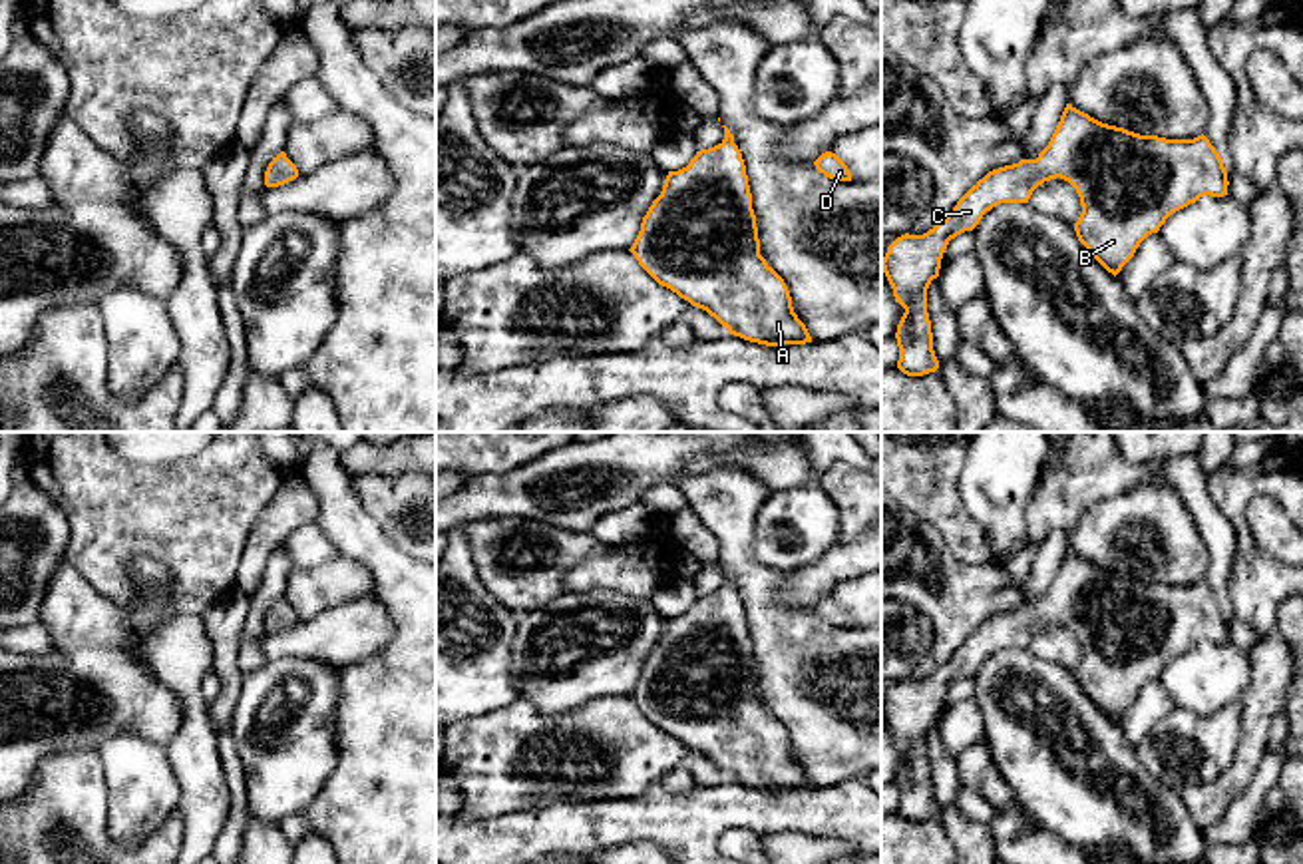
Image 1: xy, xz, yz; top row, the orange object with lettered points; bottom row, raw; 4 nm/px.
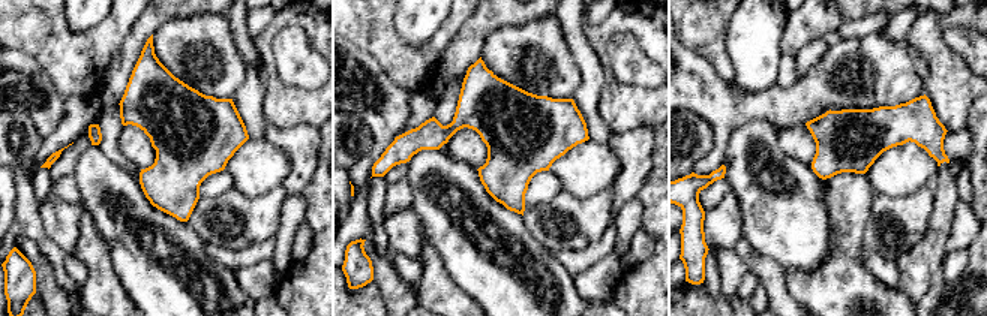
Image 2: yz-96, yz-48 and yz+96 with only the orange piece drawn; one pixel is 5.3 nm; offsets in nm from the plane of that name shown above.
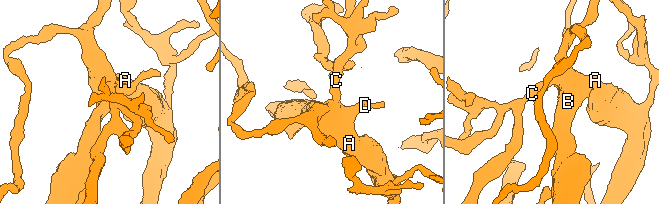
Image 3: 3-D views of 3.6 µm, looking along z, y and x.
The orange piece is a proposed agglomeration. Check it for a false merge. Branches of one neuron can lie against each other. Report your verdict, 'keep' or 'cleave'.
keep

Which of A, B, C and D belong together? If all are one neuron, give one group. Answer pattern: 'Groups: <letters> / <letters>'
Groups: A B C D

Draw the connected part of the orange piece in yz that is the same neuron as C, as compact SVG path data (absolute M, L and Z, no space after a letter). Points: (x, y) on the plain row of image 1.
M1066 549L1060 567L1036 605L1021 605L989 617L953 653L953 657L923 681L901 681L881 705L881 715L895 747L905 755L897 770L897 814L907 822L923 822L939 814L927 758L927 735L939 723L941 705L951 685L973 677L983 661L1001 649L1028 649L1032 637L1050 625L1068 627L1082 651L1074 669L1078 687L1114 723L1134 703L1140 689L1158 679L1166 665L1204 641L1227 641L1227 617L1215 593L1202 579L1194 585L1140 581L1102 569Z

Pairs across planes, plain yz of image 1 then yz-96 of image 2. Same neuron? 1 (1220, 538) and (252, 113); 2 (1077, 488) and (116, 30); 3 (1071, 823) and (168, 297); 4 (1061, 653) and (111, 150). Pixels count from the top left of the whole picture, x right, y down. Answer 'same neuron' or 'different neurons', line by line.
1: same neuron
2: different neurons
3: same neuron
4: different neurons

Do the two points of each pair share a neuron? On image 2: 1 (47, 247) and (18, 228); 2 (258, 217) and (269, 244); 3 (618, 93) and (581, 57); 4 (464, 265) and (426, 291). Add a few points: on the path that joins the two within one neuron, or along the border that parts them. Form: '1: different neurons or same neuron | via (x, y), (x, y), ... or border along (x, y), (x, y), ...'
1: same neuron | via (41, 240), (26, 228)
2: different neurons | border along (273, 235), (234, 252)
3: different neurons | border along (591, 47), (603, 72), (597, 105), (600, 114)
4: different neurons | border along (432, 244), (449, 276), (474, 300)

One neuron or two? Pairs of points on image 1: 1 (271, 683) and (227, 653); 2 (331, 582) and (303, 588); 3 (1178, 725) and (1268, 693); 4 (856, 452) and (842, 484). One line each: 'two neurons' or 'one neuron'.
1: two neurons
2: one neuron
3: two neurons
4: two neurons

